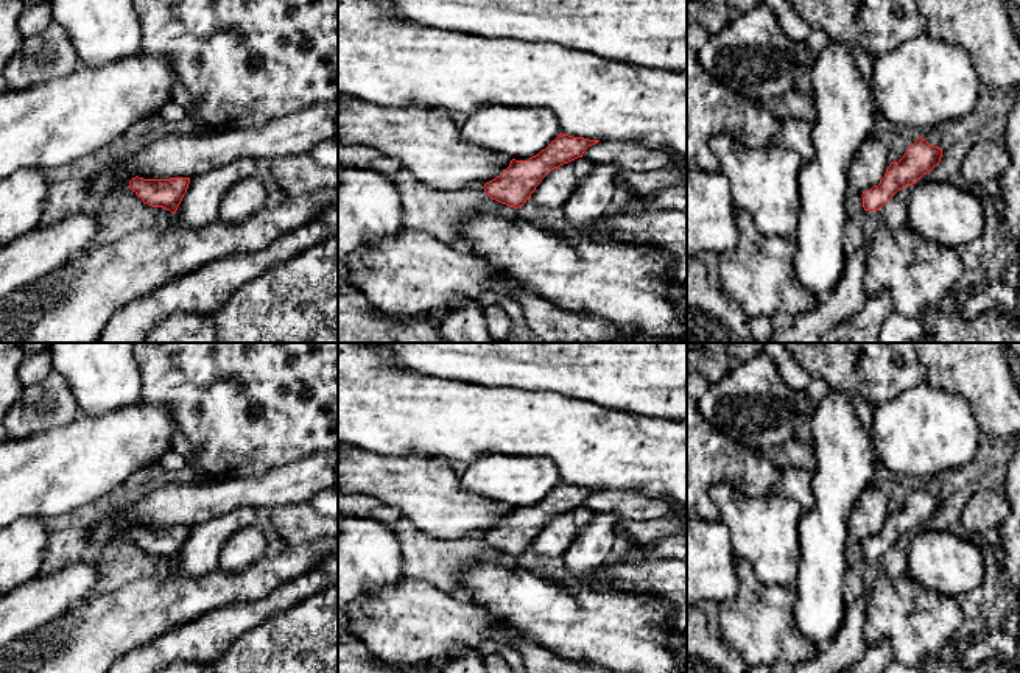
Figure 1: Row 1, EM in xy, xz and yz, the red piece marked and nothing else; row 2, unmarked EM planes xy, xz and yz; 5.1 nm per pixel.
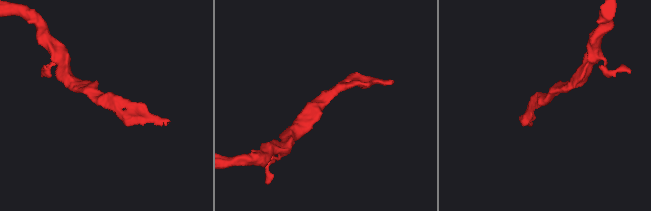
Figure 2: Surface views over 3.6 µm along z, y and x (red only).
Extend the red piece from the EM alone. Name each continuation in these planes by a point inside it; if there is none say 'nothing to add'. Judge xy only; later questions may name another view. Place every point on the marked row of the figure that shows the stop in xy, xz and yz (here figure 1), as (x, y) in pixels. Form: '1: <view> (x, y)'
nothing to add

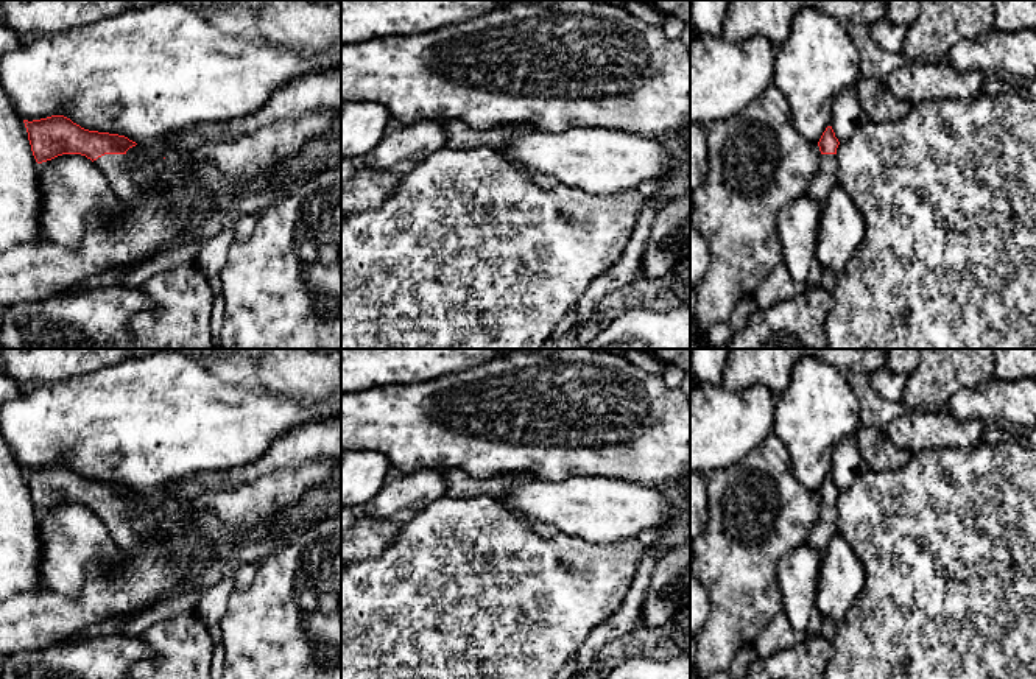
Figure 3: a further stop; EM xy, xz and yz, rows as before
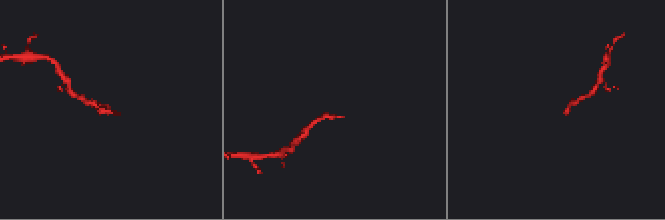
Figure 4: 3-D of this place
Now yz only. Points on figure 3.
1: yz (824, 179)

